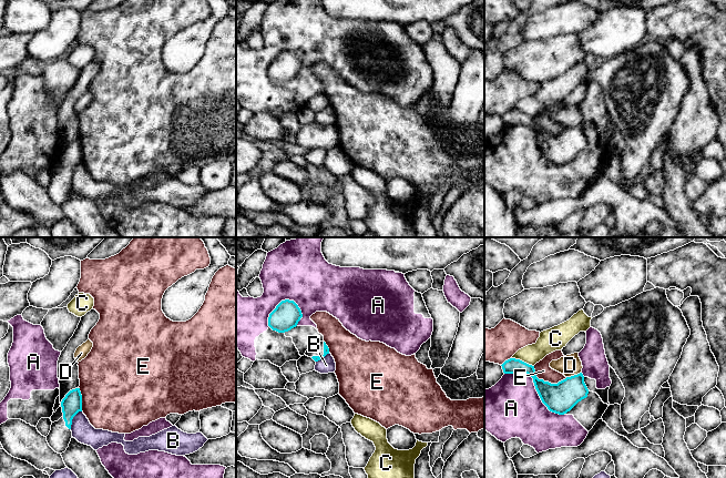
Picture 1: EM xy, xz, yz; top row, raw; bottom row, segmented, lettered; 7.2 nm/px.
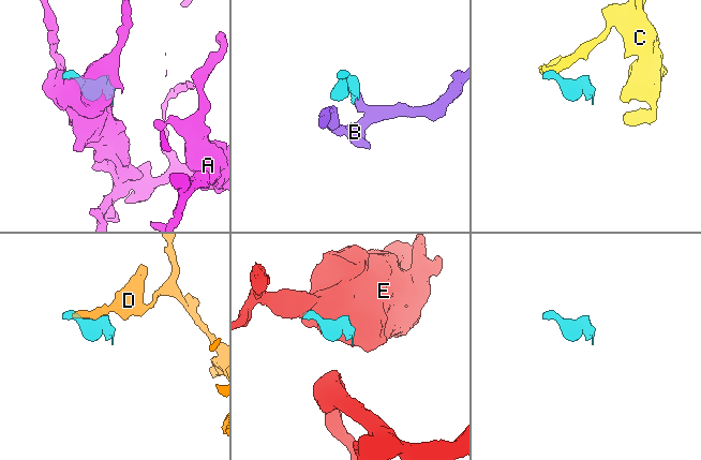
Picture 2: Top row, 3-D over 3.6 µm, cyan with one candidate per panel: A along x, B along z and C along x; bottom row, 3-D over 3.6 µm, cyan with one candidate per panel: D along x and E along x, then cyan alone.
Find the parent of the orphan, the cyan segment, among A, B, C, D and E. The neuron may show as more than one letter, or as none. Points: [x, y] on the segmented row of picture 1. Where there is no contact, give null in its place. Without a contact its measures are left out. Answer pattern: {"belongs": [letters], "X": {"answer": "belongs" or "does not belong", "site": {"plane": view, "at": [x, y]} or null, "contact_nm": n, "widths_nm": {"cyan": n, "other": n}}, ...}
{"belongs": [], "A": {"answer": "does not belong", "site": {"plane": "yz", "at": [535, 387]}, "contact_nm": 550, "widths_nm": {"cyan": 220, "other": 420}}, "B": {"answer": "does not belong", "site": {"plane": "xy", "at": [72, 418]}, "contact_nm": 160, "widths_nm": {"cyan": 150, "other": 160}}, "C": {"answer": "does not belong", "site": {"plane": "yz", "at": [523, 362]}, "contact_nm": 170, "widths_nm": {"cyan": 110, "other": 160}}, "D": {"answer": "does not belong", "site": {"plane": "yz", "at": [574, 375]}, "contact_nm": 120, "widths_nm": {"cyan": 220, "other": 160}}, "E": {"answer": "does not belong", "site": {"plane": "yz", "at": [546, 382]}, "contact_nm": 260, "widths_nm": {"cyan": 220, "other": 120}}}

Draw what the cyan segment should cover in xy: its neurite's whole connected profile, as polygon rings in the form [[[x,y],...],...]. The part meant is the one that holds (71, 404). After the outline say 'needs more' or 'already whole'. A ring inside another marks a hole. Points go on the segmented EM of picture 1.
[[[80,388],[70,390],[61,401],[63,416],[52,423],[47,436],[49,446],[58,454],[62,454],[69,447],[72,438],[71,425],[73,417],[82,411],[82,395]]] | needs more

